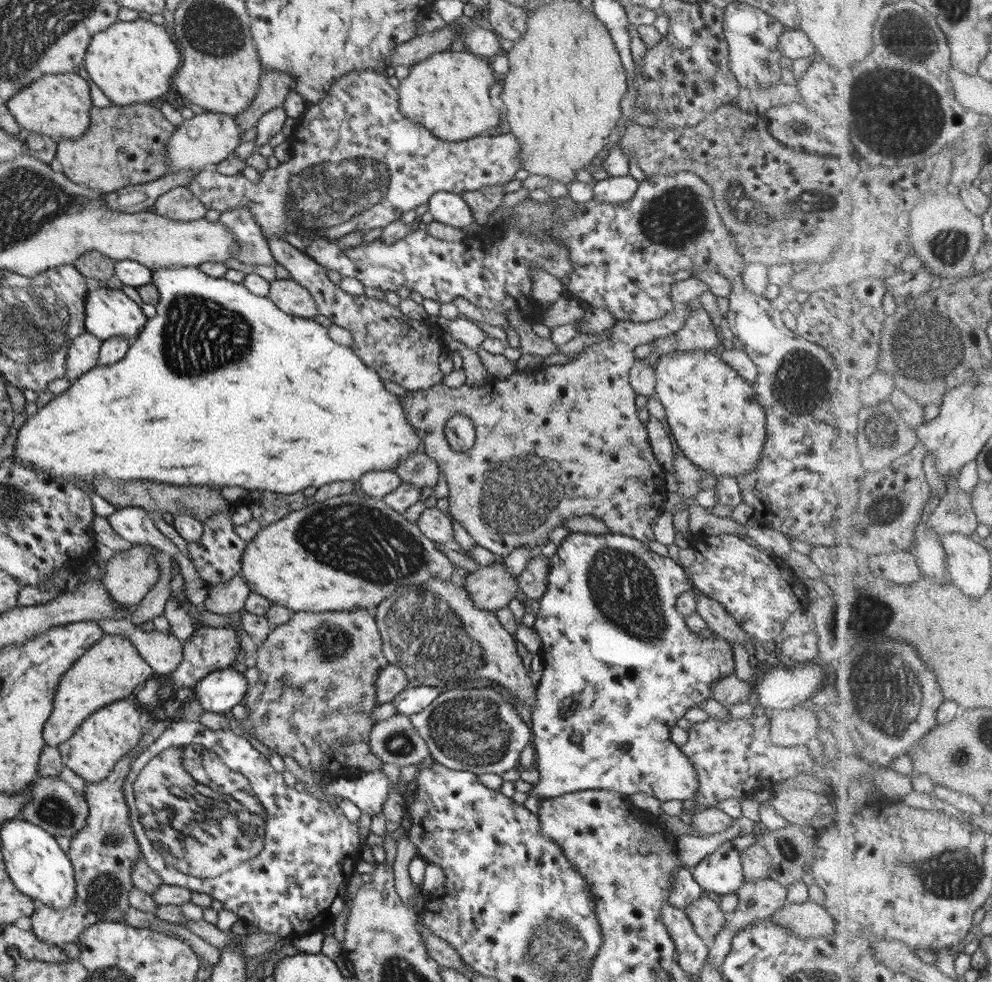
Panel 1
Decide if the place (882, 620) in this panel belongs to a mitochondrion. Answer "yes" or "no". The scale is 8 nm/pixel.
yes

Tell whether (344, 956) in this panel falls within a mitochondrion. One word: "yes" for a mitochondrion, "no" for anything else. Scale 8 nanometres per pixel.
no

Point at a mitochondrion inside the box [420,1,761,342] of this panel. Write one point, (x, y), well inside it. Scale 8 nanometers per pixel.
(678, 219)

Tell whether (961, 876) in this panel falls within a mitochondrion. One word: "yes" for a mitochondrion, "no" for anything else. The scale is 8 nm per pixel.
yes

